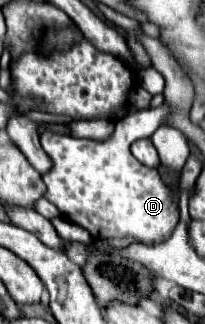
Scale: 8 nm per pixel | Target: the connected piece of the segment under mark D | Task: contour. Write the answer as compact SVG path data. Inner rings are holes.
M167 104L131 112L117 120L115 134L103 142L45 130L41 134L41 146L53 162L51 170L43 174L47 186L45 198L57 206L63 218L85 228L93 238L135 238L149 246L163 244L179 222L177 198L163 184L157 170L133 158L129 146L139 138L149 138L169 113Z

